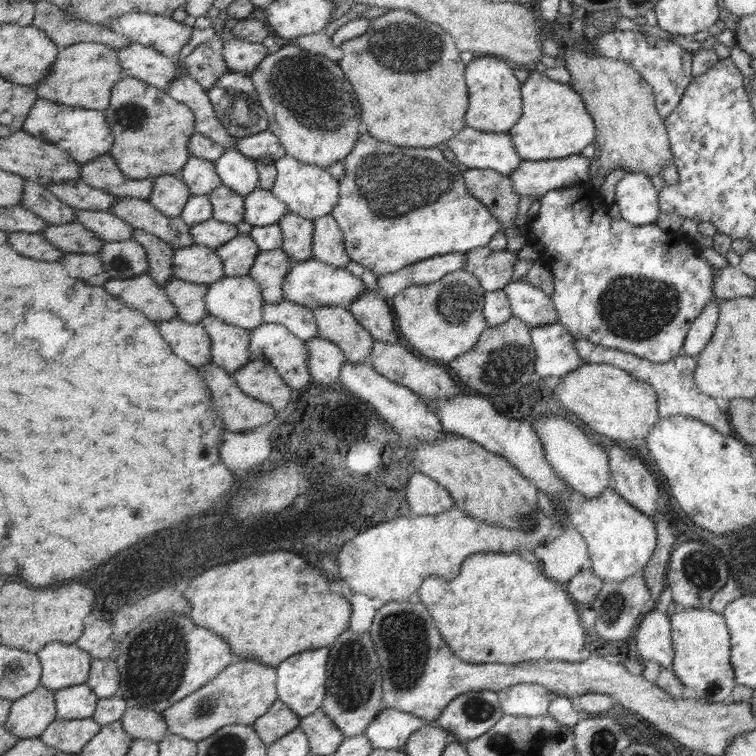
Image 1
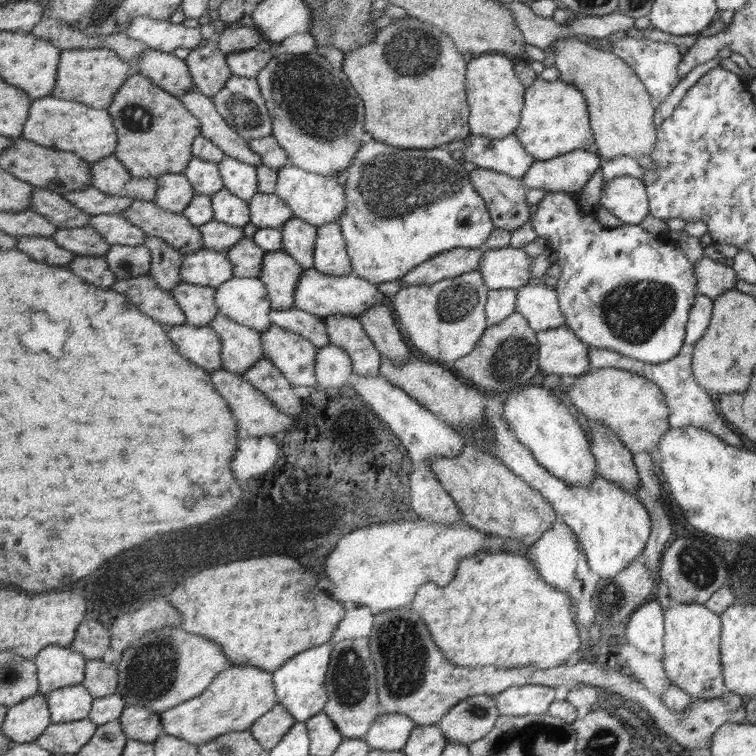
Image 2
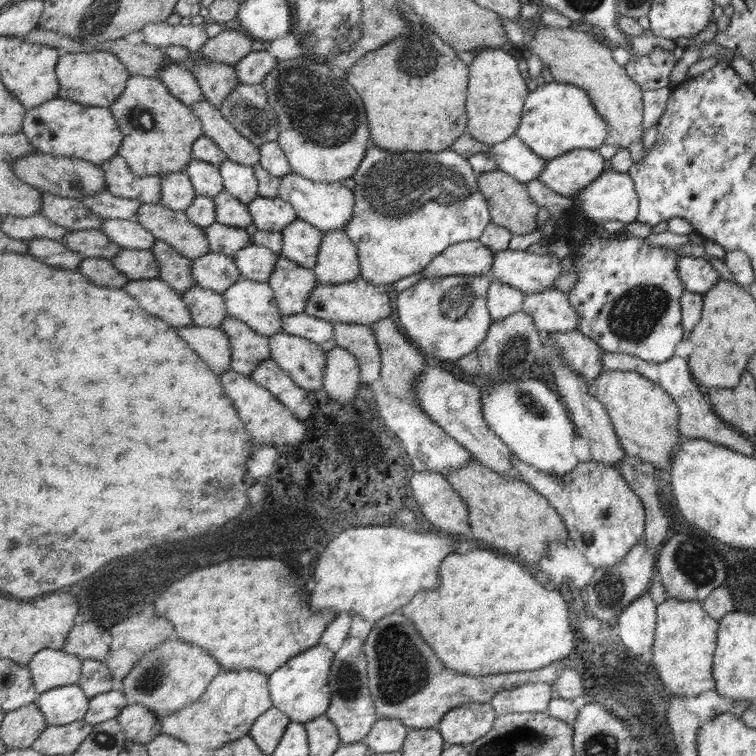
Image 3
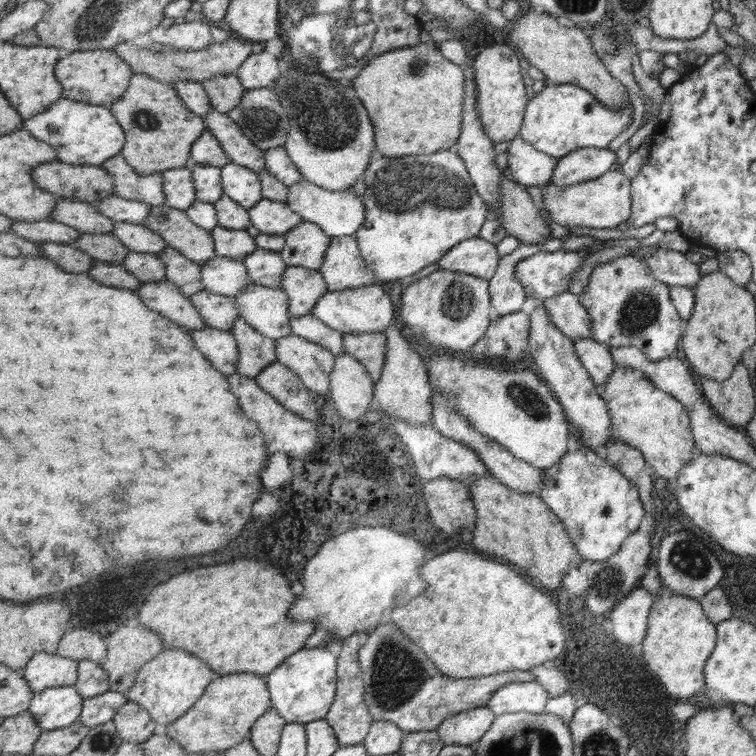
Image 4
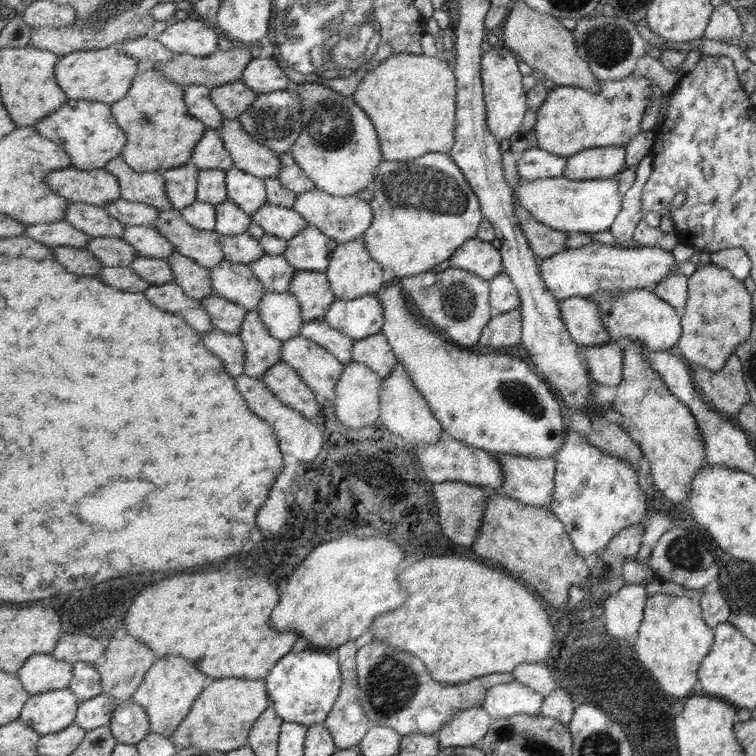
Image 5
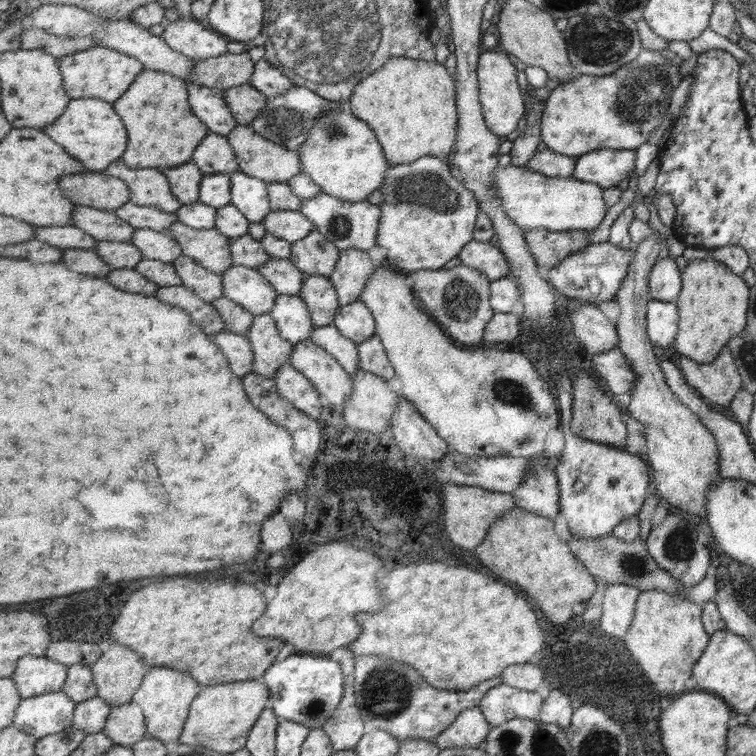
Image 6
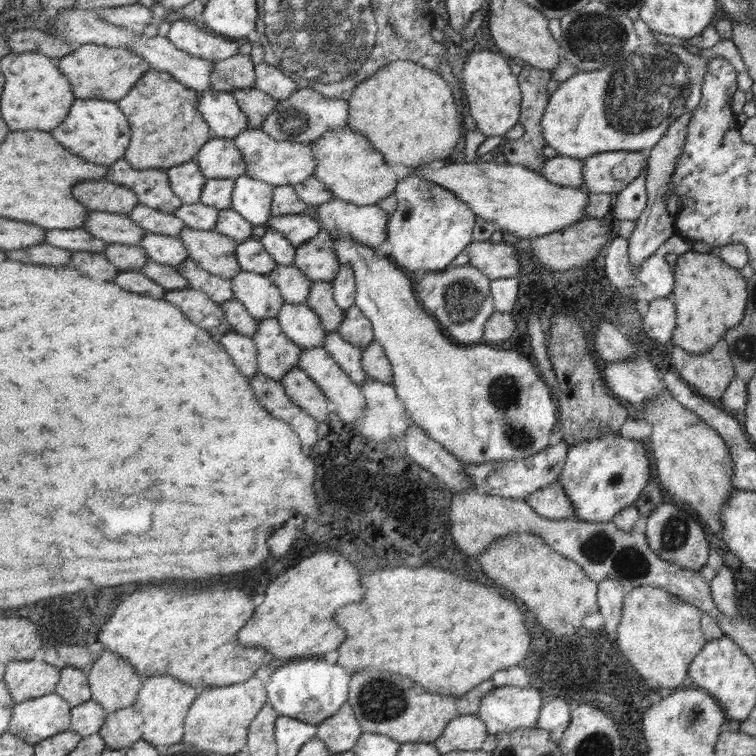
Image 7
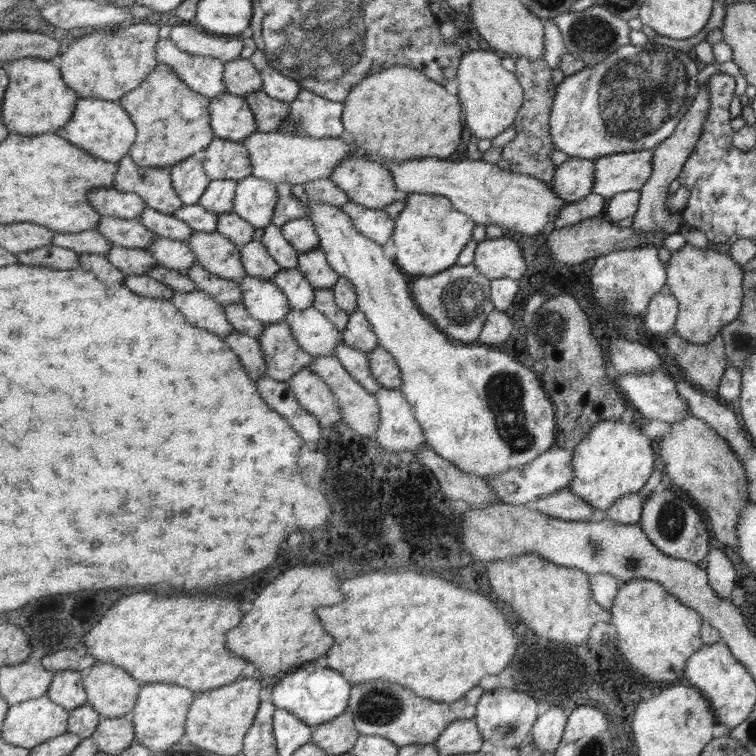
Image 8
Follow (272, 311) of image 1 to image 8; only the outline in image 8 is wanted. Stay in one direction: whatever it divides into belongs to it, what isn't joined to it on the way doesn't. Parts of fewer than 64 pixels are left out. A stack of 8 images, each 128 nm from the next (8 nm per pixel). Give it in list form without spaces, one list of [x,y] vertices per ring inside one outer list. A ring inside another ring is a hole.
[[[344,341],[339,343],[336,357],[342,365],[350,372],[350,375],[362,384],[371,394],[377,394],[382,384],[372,373],[369,355],[362,350],[349,346]]]

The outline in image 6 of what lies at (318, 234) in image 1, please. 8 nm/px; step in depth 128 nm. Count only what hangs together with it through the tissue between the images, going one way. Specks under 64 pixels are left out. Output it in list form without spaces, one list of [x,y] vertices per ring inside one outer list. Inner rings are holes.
[[[360,248],[342,250],[336,270],[330,276],[338,292],[340,306],[357,301],[377,269],[367,250]]]

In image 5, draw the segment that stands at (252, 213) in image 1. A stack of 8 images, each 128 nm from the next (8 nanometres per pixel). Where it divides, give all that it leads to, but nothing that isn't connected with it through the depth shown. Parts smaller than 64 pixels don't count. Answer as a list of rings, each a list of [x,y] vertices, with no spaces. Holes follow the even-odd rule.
[[[271,203],[264,204],[255,216],[254,222],[265,232],[289,241],[307,227],[308,221],[295,208],[287,208]]]

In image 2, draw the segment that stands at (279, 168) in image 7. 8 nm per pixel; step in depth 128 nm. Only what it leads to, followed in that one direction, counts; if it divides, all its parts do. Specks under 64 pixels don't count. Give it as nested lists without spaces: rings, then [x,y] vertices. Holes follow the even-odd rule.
[[[196,87],[180,98],[183,104],[197,117],[201,124],[202,134],[223,150],[226,156],[236,157],[257,167],[263,164],[262,156],[251,148],[238,132],[235,132],[217,110],[214,100]]]

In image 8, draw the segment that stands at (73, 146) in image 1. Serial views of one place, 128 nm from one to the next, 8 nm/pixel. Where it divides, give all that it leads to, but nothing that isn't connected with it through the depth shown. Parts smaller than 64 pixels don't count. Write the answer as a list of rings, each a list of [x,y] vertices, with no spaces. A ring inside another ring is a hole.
[[[80,97],[73,119],[69,125],[61,128],[61,132],[56,133],[76,144],[79,148],[86,150],[89,154],[96,156],[96,158],[110,163],[119,163],[121,159],[129,155],[133,144],[135,144],[137,129],[123,106],[115,104],[115,102],[95,97]]]

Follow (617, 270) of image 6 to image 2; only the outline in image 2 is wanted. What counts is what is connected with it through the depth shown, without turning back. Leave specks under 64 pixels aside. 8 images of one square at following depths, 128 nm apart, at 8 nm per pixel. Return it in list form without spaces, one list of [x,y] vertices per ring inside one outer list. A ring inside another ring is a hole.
[[[522,248],[487,250],[480,270],[490,289],[513,289],[524,287],[531,282],[533,257]],[[701,257],[693,263],[693,273],[695,273],[697,292],[711,300],[724,290],[733,289],[737,280],[731,267],[708,257]]]

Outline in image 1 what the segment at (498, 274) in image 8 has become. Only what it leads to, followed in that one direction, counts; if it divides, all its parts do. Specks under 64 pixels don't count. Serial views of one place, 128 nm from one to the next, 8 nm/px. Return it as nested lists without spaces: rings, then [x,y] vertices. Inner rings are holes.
[[[466,253],[432,256],[419,263],[402,268],[399,272],[379,274],[378,285],[382,294],[393,299],[413,285],[433,284],[465,267]]]

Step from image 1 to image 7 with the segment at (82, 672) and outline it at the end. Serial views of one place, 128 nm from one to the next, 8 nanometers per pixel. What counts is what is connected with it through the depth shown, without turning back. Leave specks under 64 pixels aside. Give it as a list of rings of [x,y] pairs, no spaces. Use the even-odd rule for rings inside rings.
[[[41,657],[34,660],[17,660],[8,664],[4,681],[11,689],[12,697],[17,703],[21,703],[55,693],[57,685],[61,680],[61,670],[61,668],[45,662]]]

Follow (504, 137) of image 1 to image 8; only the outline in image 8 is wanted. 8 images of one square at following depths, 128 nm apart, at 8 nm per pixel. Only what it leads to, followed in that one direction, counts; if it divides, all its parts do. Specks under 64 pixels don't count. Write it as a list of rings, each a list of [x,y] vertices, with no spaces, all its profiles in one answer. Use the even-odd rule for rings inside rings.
[[[569,157],[557,167],[553,189],[563,200],[574,203],[594,192],[595,179],[596,161]]]

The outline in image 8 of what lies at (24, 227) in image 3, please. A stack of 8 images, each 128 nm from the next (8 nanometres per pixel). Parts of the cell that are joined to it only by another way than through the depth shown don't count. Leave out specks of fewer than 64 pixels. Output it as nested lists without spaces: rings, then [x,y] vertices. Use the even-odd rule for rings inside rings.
[[[97,229],[92,231],[83,231],[77,233],[56,234],[53,239],[53,245],[59,245],[78,252],[89,252],[91,254],[108,255],[112,250],[107,237],[103,236]]]

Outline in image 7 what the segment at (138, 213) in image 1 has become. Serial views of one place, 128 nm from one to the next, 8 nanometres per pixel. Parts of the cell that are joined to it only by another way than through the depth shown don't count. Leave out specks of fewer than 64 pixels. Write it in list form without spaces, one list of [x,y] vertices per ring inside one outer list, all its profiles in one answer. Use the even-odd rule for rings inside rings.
[[[186,226],[179,238],[188,248],[190,258],[214,275],[232,279],[242,271],[236,255],[238,244],[229,236]]]

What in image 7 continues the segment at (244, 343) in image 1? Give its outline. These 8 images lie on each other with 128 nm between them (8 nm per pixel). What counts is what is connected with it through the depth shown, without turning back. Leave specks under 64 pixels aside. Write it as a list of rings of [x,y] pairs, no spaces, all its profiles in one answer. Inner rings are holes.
[[[278,318],[260,320],[257,334],[253,336],[258,350],[258,365],[261,373],[269,378],[280,381],[292,368],[300,363],[301,353],[304,351],[298,347],[285,333]]]

